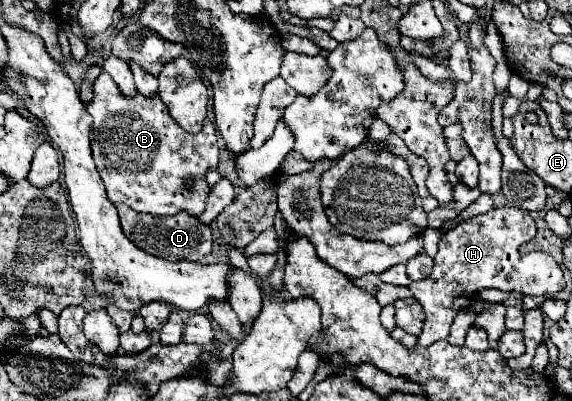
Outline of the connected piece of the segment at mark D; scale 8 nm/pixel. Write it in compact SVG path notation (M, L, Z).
M117 205L121 229L129 241L133 241L139 249L143 249L149 255L165 257L165 259L189 259L199 261L201 257L209 255L213 251L213 239L207 225L201 225L195 217L181 217L181 213L171 217L159 217L159 215L147 215L137 213L131 207Z

